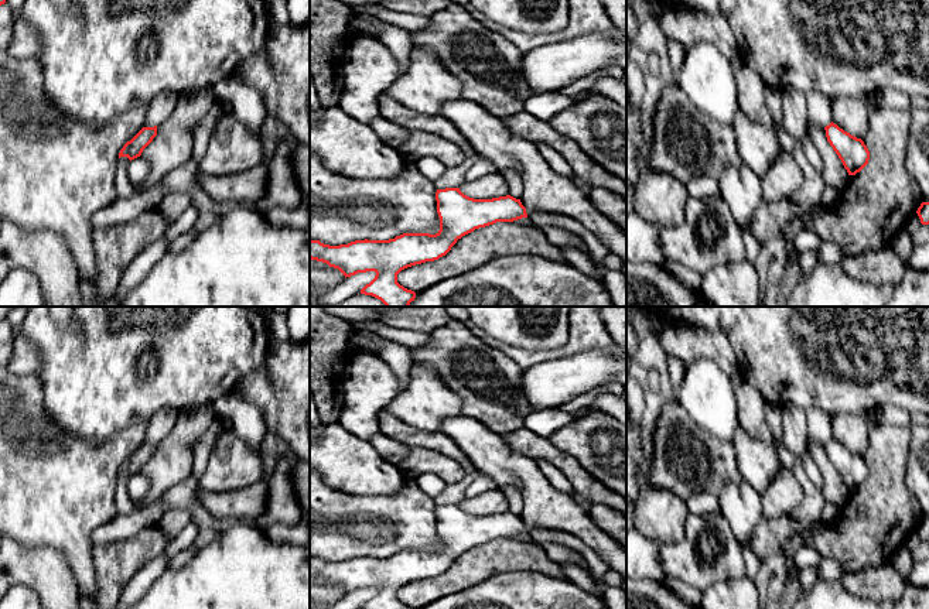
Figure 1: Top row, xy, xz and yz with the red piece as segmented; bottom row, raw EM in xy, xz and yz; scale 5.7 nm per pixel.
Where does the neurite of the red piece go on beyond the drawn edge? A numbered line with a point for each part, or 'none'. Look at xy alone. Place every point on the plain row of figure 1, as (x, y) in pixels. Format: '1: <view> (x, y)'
none

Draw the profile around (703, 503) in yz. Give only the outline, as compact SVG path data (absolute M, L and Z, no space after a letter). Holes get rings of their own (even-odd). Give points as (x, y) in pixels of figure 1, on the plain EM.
M694 493L686 500L689 513L707 516L721 513L717 497L711 493Z

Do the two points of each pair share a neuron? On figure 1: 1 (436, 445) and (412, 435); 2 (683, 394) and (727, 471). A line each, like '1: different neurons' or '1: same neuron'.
1: same neuron
2: different neurons

